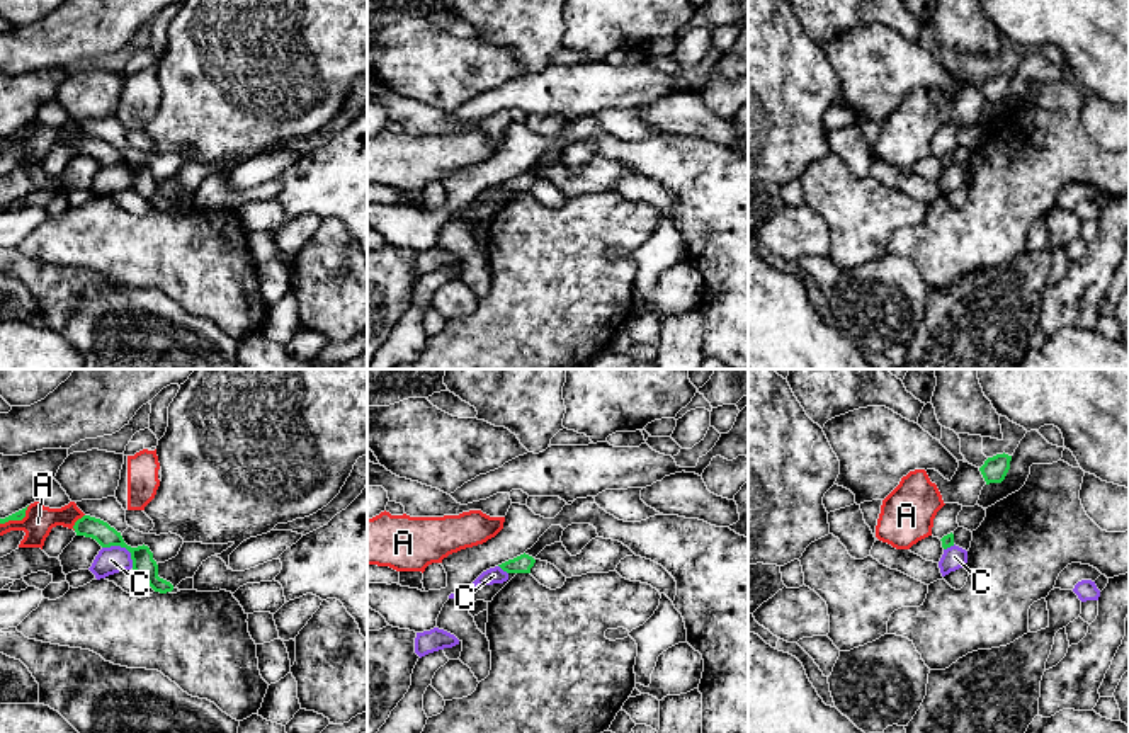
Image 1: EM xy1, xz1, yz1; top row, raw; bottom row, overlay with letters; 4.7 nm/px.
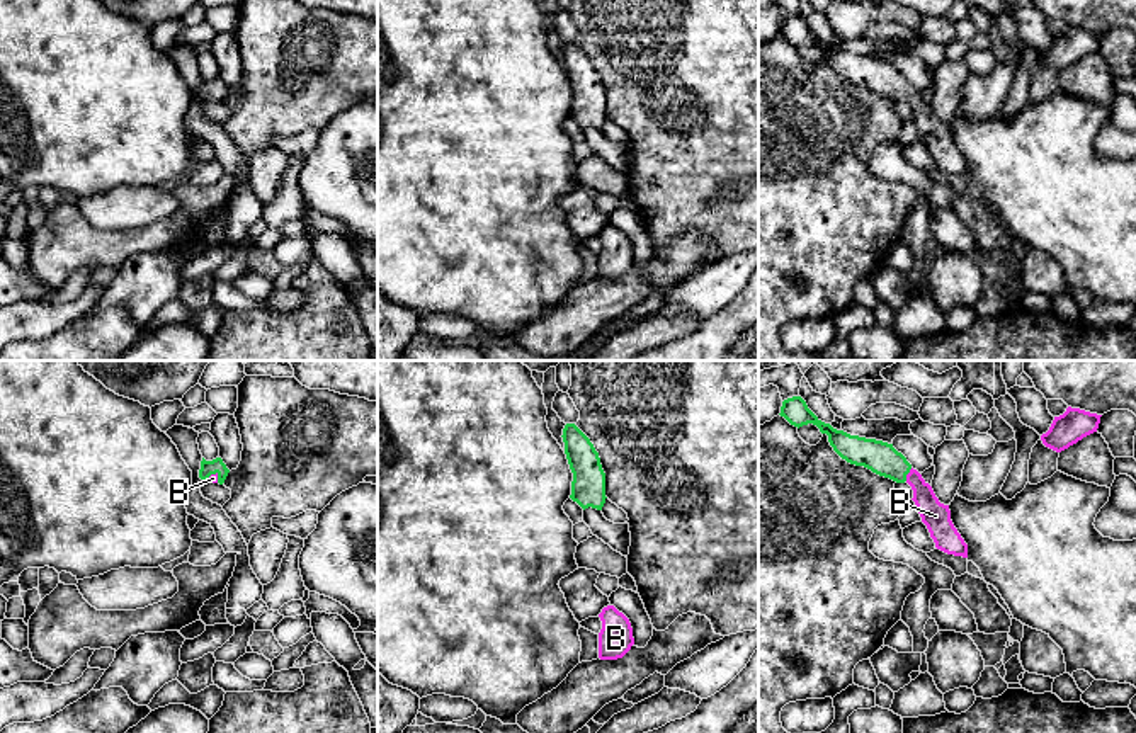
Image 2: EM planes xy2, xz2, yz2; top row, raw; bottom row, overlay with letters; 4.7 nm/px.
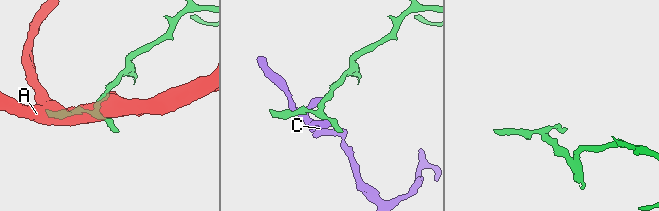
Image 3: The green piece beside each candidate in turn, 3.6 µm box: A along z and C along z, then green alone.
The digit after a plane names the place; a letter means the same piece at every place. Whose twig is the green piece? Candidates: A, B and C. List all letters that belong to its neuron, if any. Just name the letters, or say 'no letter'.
B

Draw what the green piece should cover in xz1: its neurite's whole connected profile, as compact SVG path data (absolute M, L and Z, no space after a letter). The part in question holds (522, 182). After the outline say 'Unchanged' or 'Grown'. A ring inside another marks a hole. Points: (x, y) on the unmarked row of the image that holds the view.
M520 173L513 179L508 179L502 184L498 184L507 192L530 192L530 187L534 185L536 179L529 173Z. Unchanged

